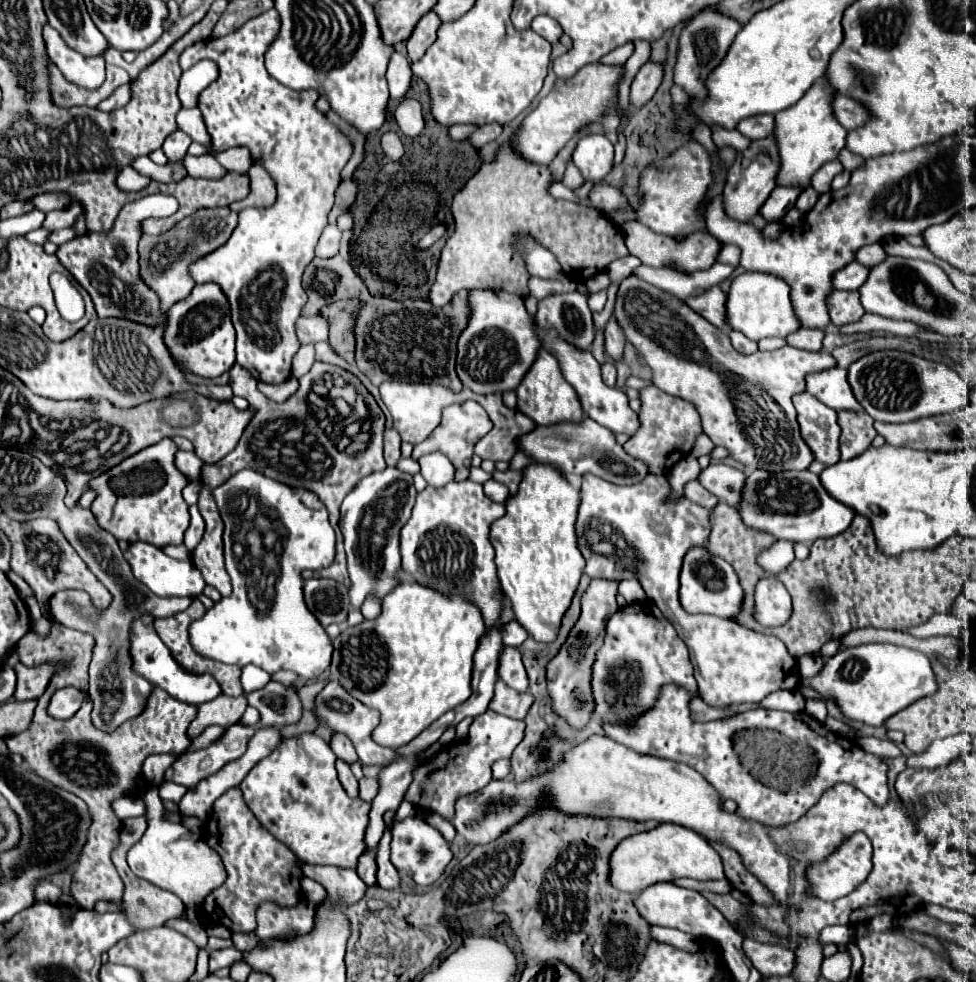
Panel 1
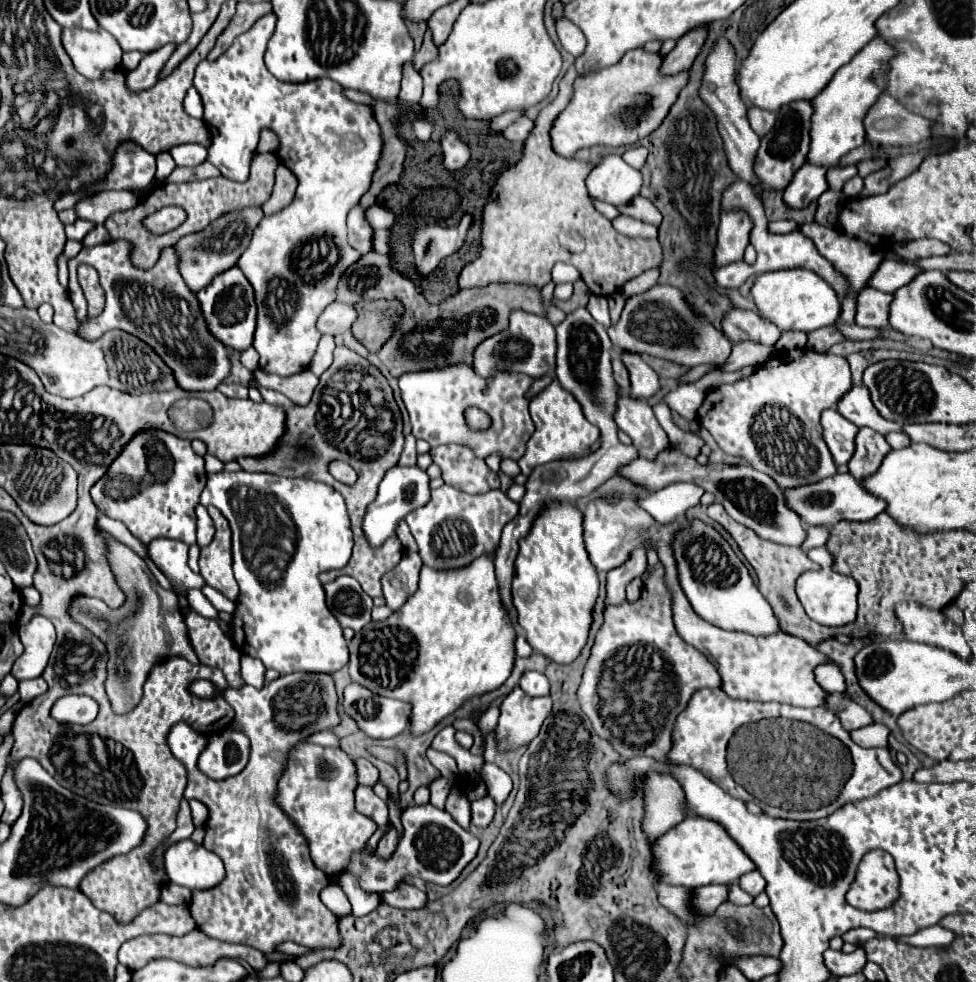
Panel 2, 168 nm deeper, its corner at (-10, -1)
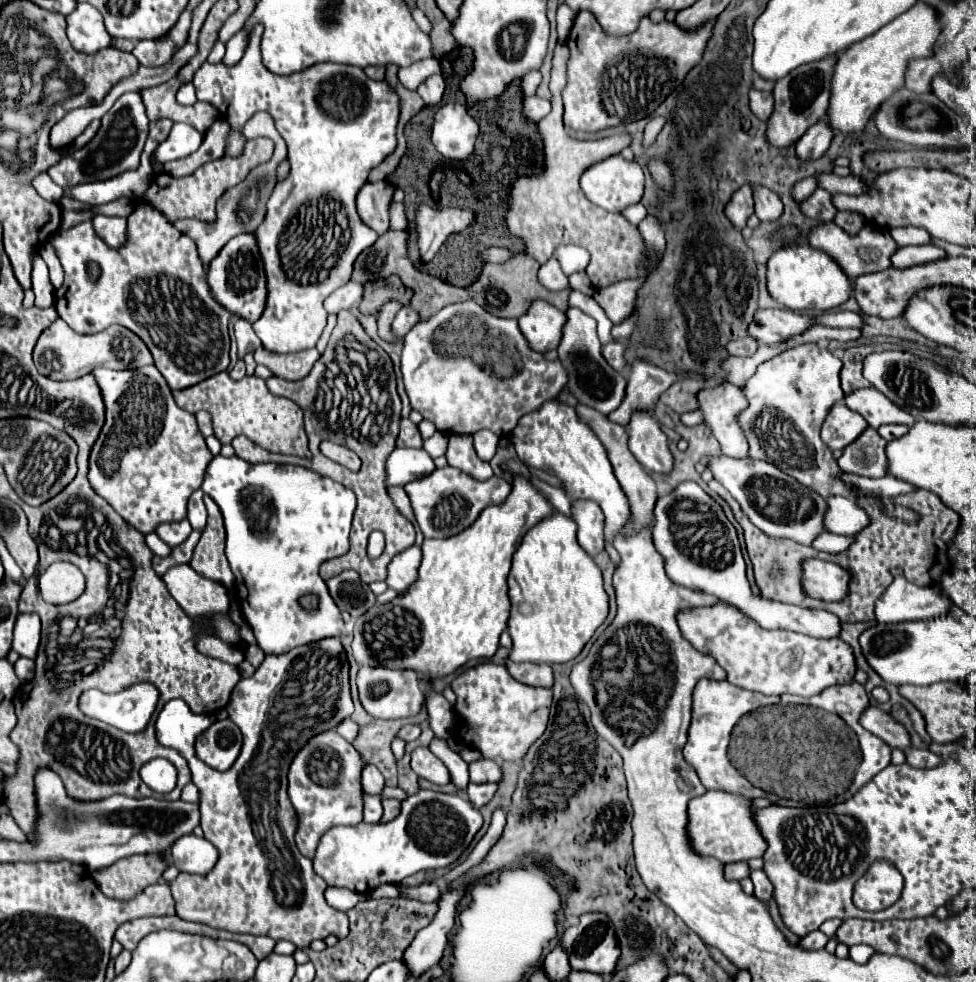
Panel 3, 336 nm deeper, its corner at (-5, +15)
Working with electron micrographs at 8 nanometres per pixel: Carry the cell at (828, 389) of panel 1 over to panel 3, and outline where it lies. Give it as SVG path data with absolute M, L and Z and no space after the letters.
M858 388L850 394L846 394L844 402L850 410L860 412L872 428L878 428L882 424L912 426L916 422L908 412L900 410L886 396L882 396L882 392L878 392L876 388Z

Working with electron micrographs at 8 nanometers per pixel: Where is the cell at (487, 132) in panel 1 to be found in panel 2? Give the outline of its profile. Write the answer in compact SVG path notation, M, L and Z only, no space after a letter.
M527 116L519 118L515 124L511 124L507 130L503 130L503 136L507 140L519 140L519 142L525 142L527 136L531 134L531 128L533 128L533 120L529 120Z

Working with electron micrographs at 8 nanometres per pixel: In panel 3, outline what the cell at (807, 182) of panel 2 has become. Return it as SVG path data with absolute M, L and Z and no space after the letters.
M822 120L806 130L806 134L796 142L796 156L798 160L818 160L826 154L832 140L830 128L822 124Z

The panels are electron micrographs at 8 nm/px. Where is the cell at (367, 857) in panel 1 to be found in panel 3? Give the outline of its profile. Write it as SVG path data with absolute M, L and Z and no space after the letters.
M382 800L382 806L384 806L384 814L382 814L382 820L380 822L390 822L398 816L400 812L400 802L398 800Z

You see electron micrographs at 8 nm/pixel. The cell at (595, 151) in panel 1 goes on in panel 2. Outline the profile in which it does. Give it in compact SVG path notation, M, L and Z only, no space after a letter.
M605 156L587 176L589 196L613 206L629 204L641 192L641 172L631 168L621 156Z

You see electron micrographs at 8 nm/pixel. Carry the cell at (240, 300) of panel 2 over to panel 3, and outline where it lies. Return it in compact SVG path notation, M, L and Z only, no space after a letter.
M254 234L236 236L222 248L208 266L208 286L214 300L242 320L252 324L262 316L266 304L266 276L262 272L262 260L258 246L254 244Z

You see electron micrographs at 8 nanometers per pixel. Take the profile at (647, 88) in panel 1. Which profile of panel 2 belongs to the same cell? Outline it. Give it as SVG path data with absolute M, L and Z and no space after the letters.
M707 24L701 26L701 28L693 28L687 34L683 34L677 40L675 50L669 52L663 58L663 72L665 74L677 74L681 70L689 70L691 64L693 64L693 60L697 58L697 54L703 48L703 44L707 40L707 34L709 34Z

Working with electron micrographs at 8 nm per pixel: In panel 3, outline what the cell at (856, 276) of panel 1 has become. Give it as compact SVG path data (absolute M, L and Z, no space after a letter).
M936 244L904 246L904 248L898 248L890 256L890 262L892 262L894 268L912 268L912 266L918 266L918 264L926 264L930 260L940 260L942 256L946 256L946 252Z

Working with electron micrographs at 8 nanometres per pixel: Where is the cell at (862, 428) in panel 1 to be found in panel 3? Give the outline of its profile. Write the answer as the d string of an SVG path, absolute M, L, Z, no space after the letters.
M868 426L856 440L854 444L848 444L842 450L842 456L838 458L838 466L850 474L858 476L870 476L870 478L880 478L886 476L886 440Z

